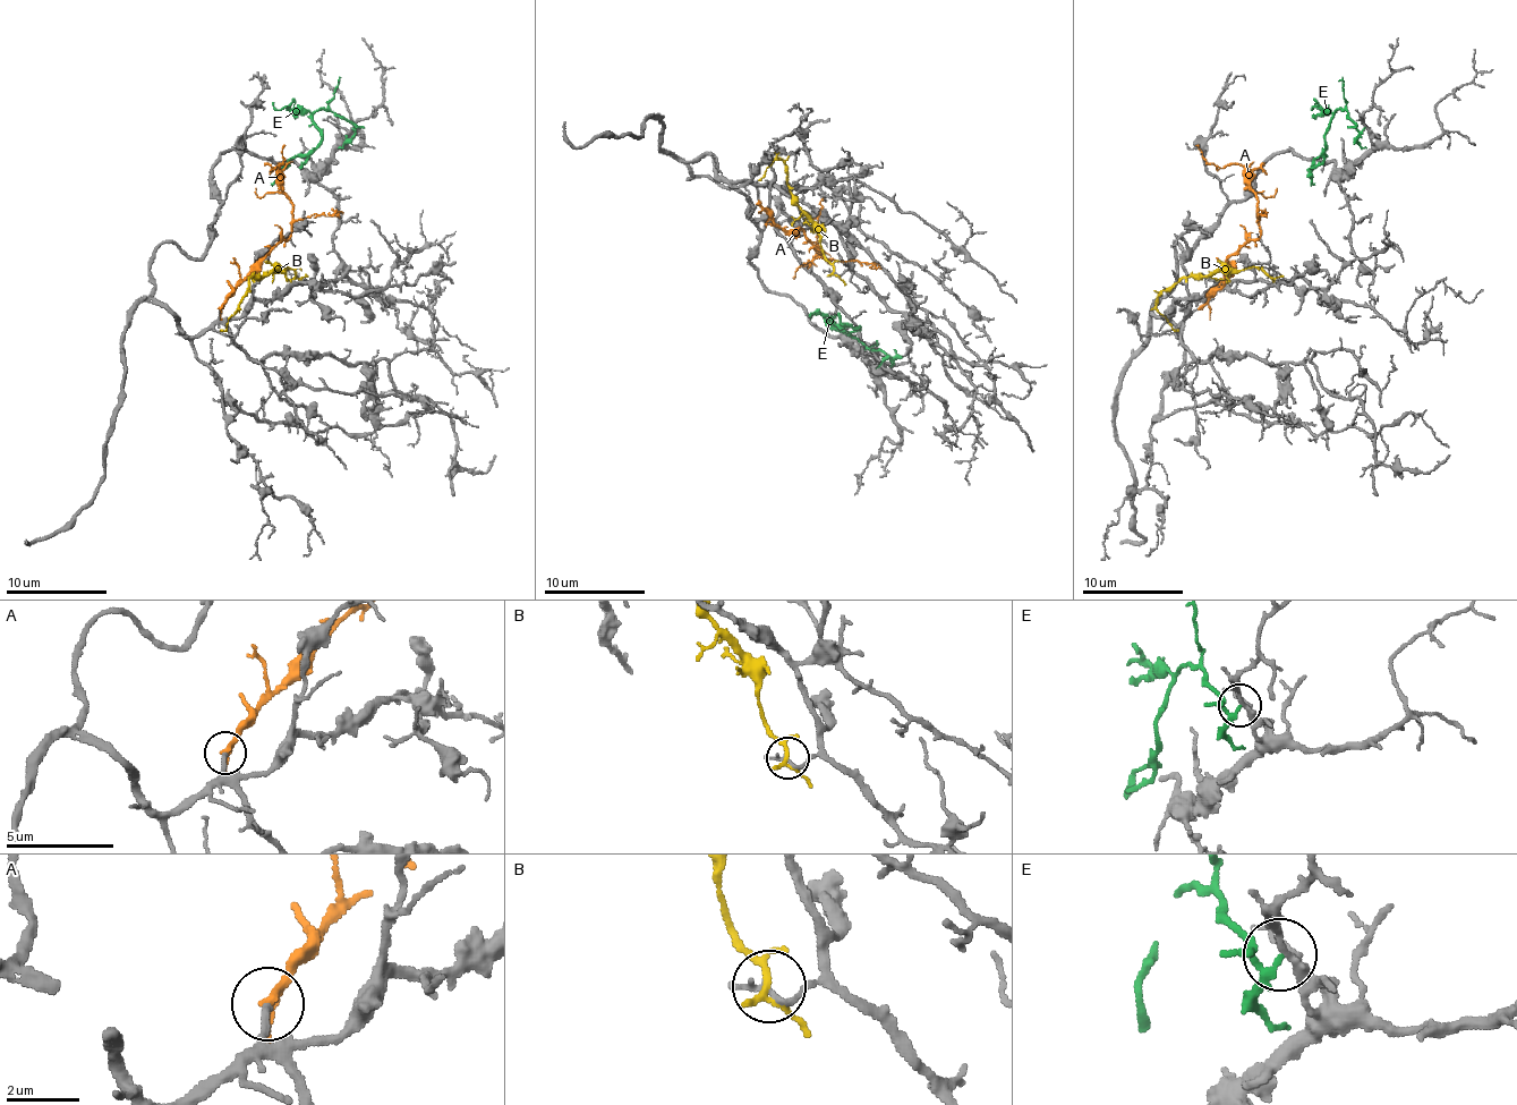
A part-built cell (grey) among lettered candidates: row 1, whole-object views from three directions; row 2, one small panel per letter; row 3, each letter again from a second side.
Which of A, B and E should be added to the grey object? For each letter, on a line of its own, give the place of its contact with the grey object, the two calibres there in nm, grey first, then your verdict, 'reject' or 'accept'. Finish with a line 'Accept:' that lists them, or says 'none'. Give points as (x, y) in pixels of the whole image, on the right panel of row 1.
A: contact (1200, 308); calibres 160 and 170 nm; accept
B: contact (1269, 277); calibres 160 and 150 nm; reject
E: contact (1364, 127); calibres 190 and 140 nm; reject
Accept: A

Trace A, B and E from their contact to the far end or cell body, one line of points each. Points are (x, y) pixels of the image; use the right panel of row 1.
A: (1199, 307), (1229, 274), (1227, 260), (1260, 235), (1250, 173), (1237, 163), (1221, 169), (1209, 163), (1196, 146)
B: (1270, 278), (1256, 268), (1227, 270), (1191, 274), (1166, 287), (1156, 307), (1172, 328), (1178, 330)
E: (1363, 128), (1355, 126), (1348, 113), (1338, 110), (1330, 120), (1326, 151), (1310, 186)

